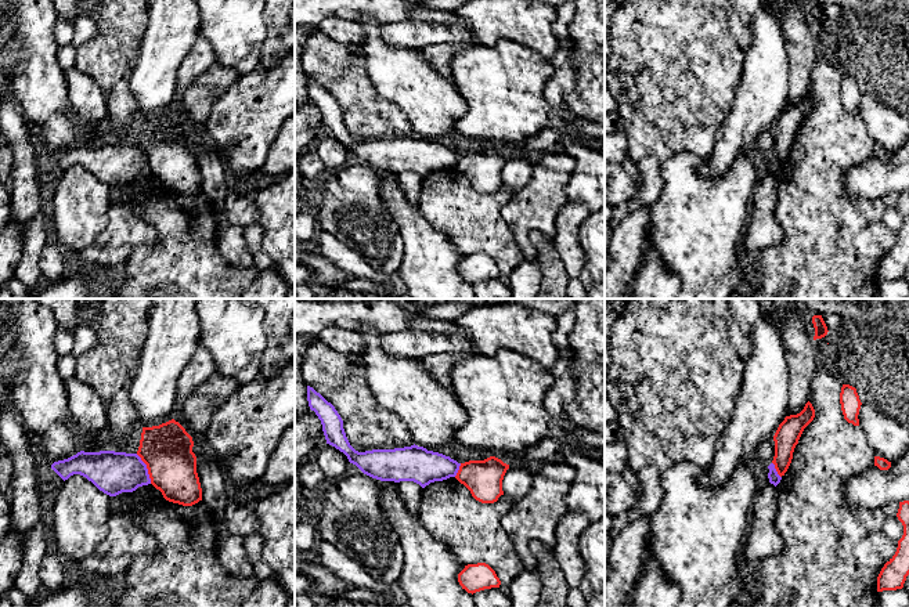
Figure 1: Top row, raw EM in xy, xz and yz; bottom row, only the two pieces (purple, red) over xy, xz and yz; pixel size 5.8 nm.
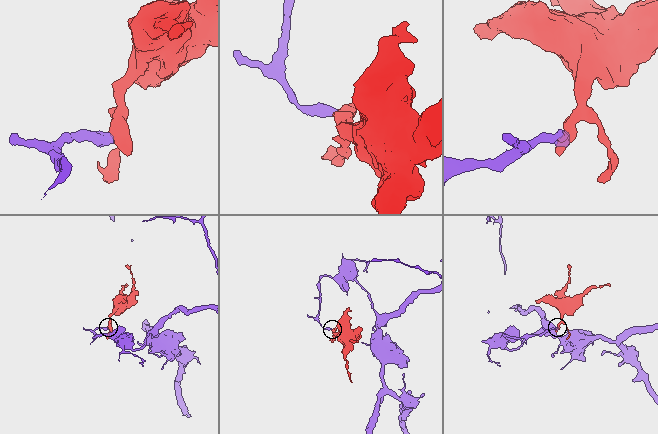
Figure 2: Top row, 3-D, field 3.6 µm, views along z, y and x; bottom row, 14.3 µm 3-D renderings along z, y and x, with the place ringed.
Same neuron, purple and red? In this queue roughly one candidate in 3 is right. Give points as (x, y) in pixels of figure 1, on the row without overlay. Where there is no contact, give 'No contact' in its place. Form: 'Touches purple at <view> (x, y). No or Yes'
Touches purple at xy (147, 159). No

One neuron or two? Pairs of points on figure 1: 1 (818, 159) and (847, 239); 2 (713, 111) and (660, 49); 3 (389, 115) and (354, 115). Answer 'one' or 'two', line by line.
1: one
2: one
3: one

